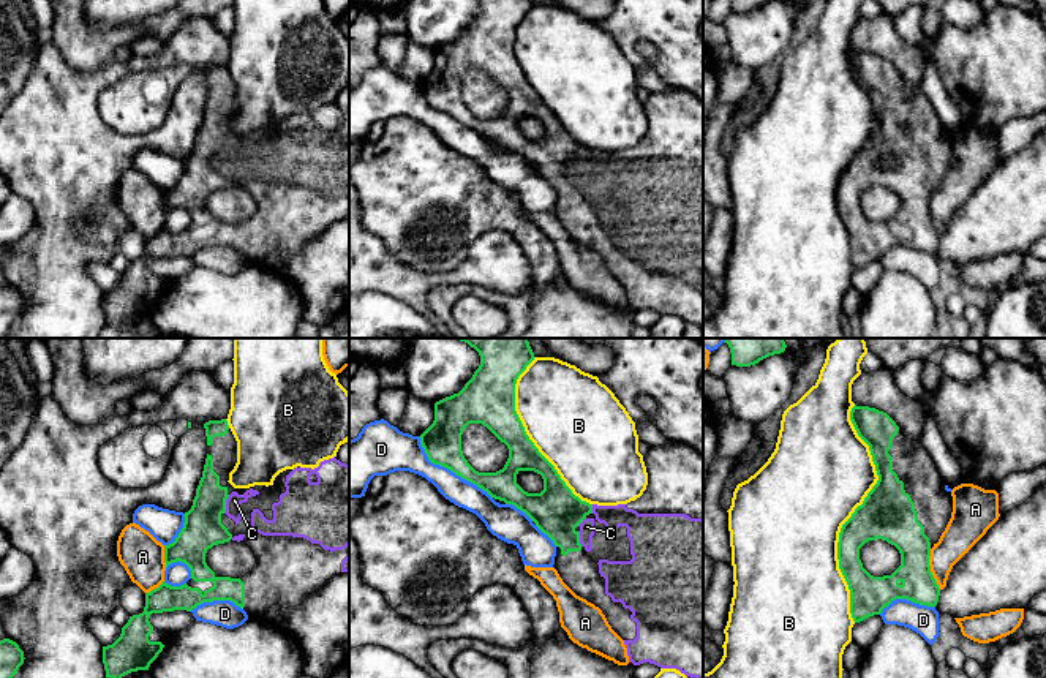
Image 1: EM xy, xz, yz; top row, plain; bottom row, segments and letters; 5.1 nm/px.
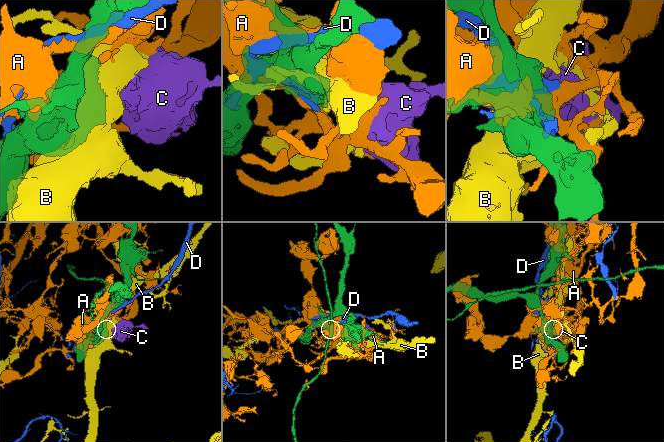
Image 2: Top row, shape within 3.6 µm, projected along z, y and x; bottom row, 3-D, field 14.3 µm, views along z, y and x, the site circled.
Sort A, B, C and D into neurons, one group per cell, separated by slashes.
A / B / C / D

